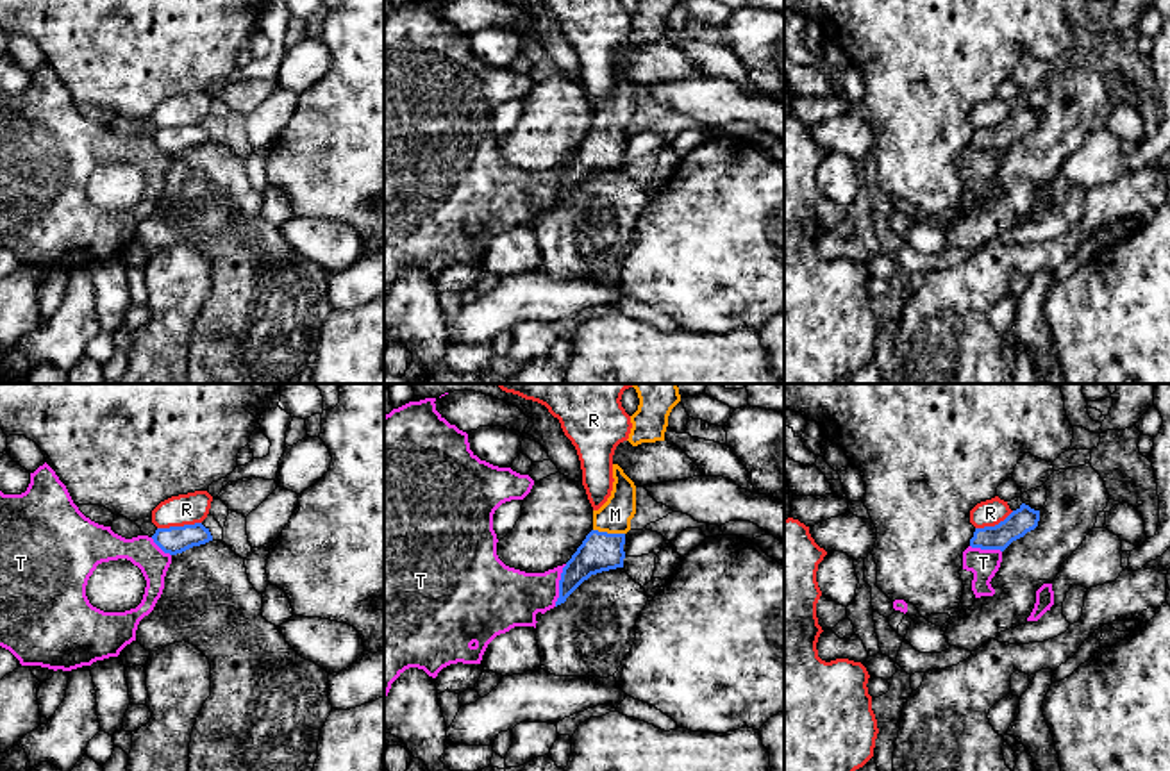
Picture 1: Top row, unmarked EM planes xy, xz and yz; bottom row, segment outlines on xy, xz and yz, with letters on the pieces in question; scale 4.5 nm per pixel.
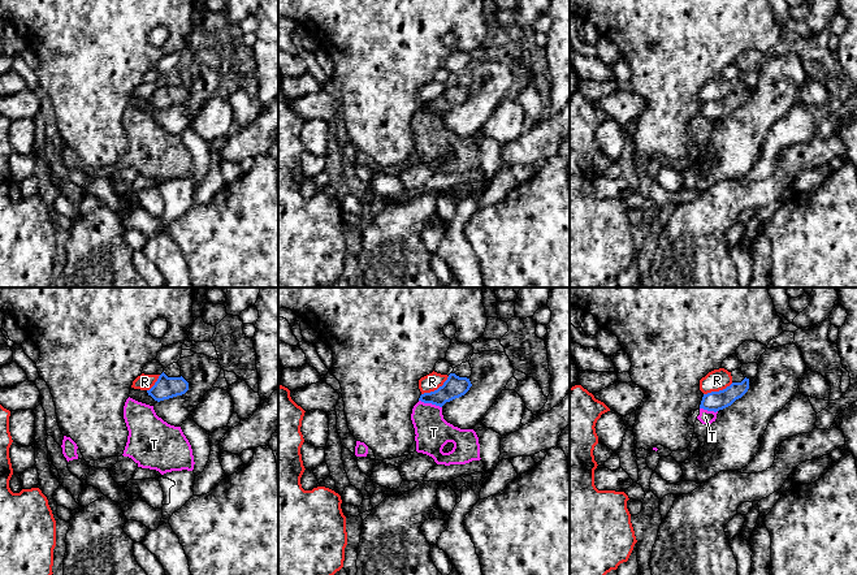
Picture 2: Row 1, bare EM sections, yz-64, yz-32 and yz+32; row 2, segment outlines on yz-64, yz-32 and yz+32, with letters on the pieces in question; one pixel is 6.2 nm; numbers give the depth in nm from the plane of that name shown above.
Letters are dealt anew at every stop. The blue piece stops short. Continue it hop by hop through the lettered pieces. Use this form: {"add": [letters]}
{"add": ["M"]}

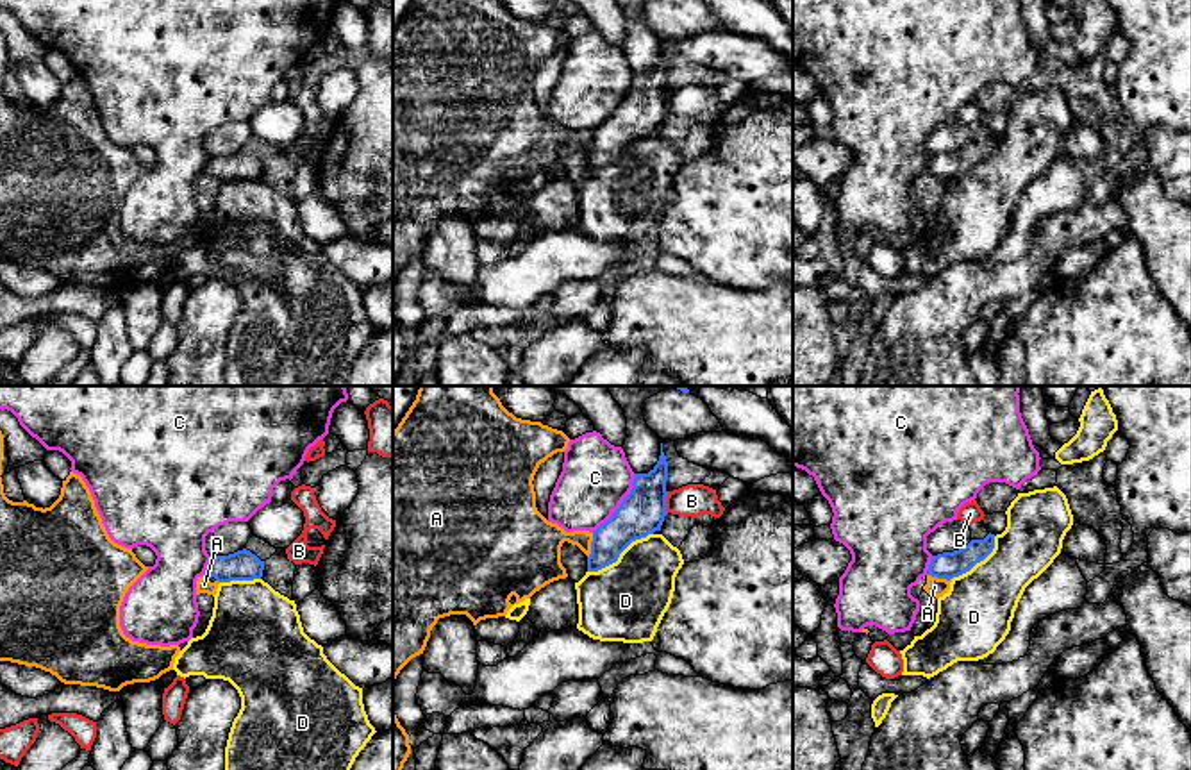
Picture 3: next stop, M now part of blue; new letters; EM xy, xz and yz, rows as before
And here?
{"add": []}

